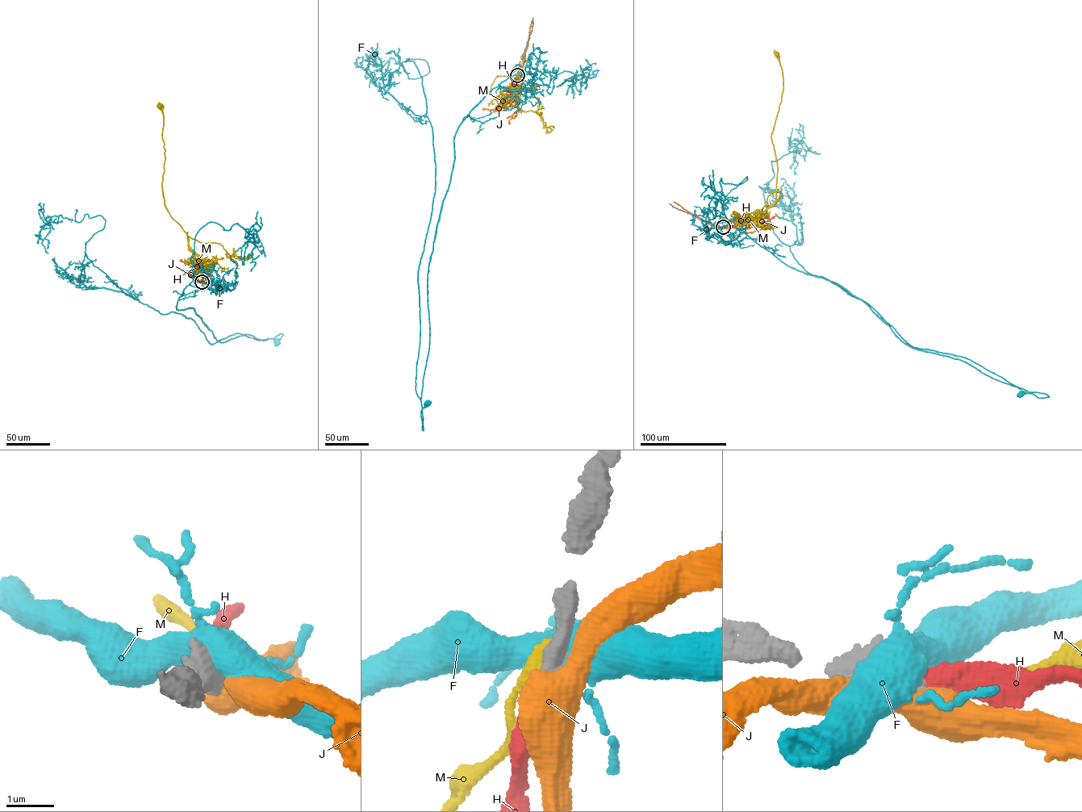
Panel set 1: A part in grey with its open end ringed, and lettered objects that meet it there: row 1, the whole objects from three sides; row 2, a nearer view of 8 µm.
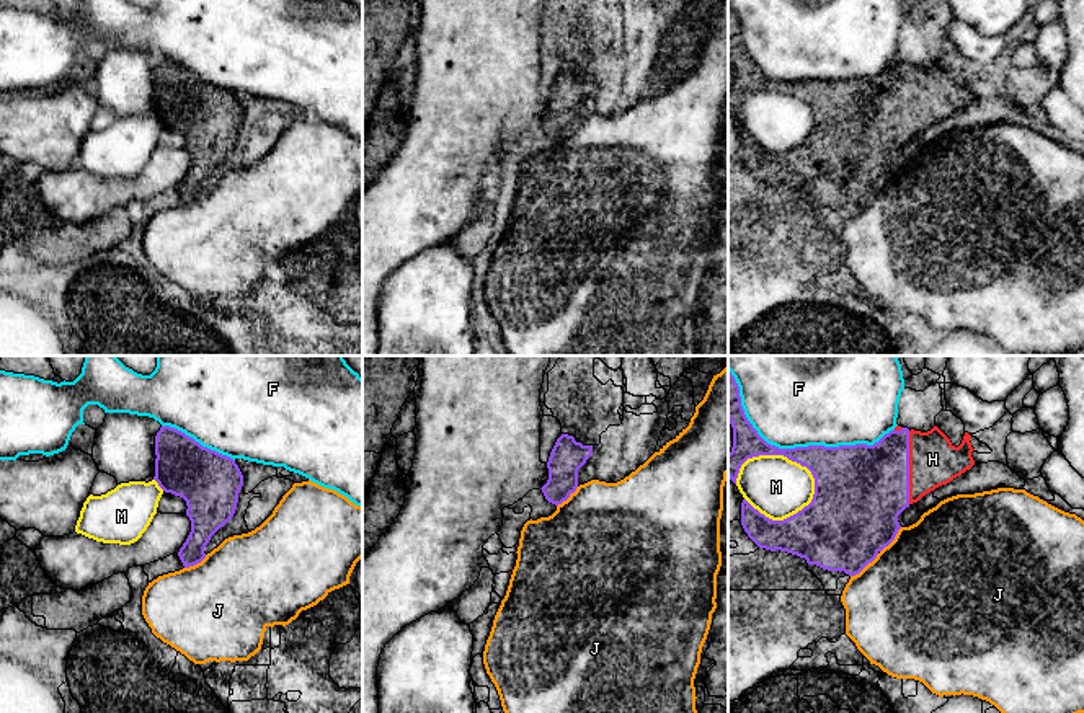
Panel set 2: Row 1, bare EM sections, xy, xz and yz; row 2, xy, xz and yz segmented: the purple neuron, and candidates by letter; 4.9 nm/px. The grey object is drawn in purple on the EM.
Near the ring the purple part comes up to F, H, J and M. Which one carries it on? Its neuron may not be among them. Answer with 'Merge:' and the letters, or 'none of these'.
Merge: H

